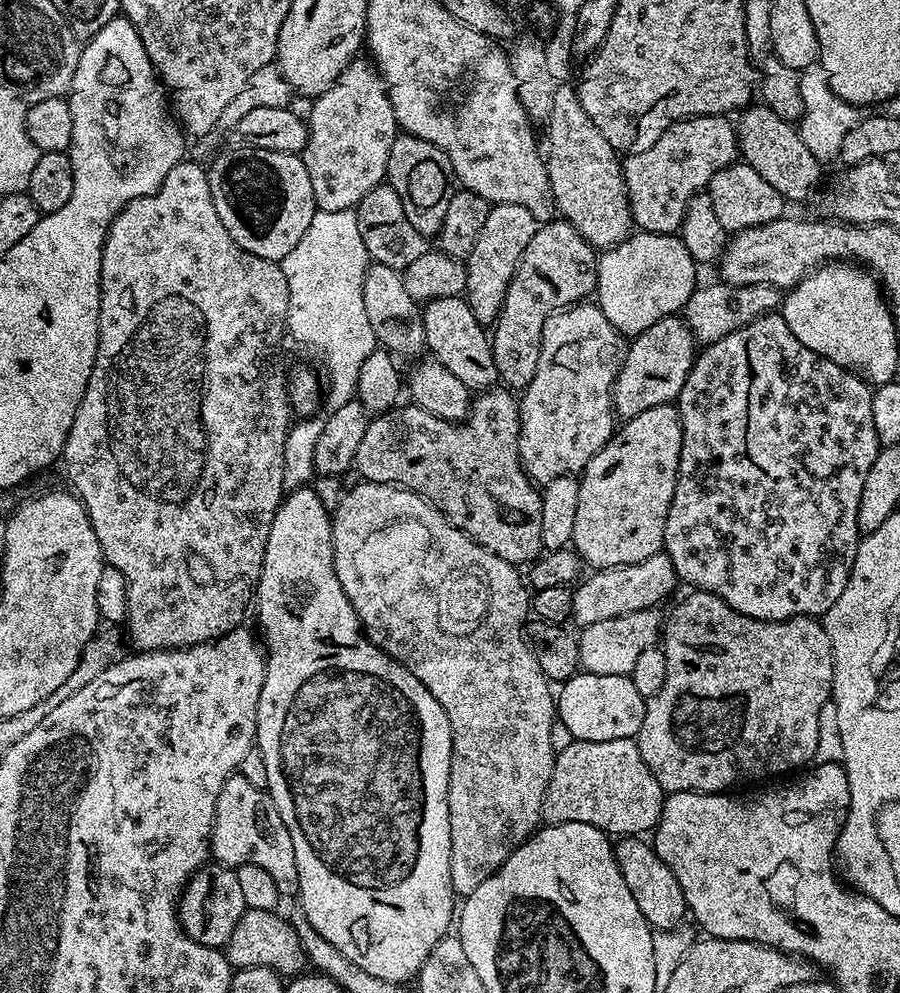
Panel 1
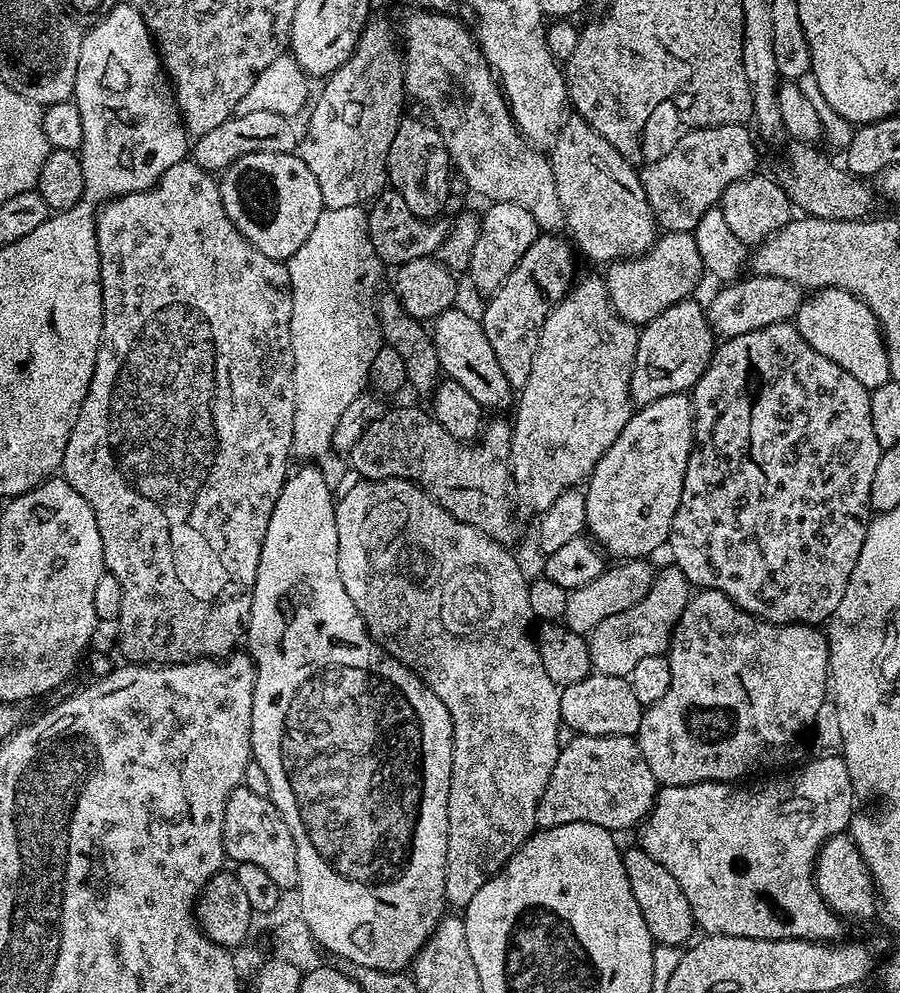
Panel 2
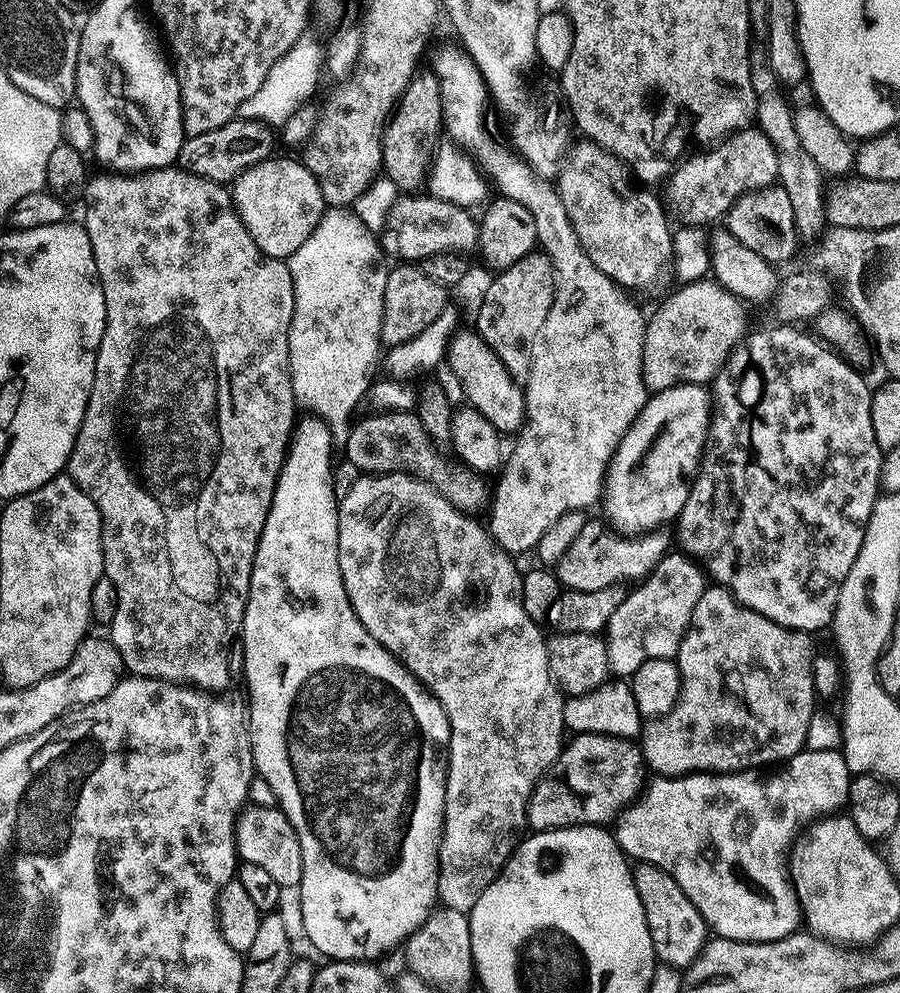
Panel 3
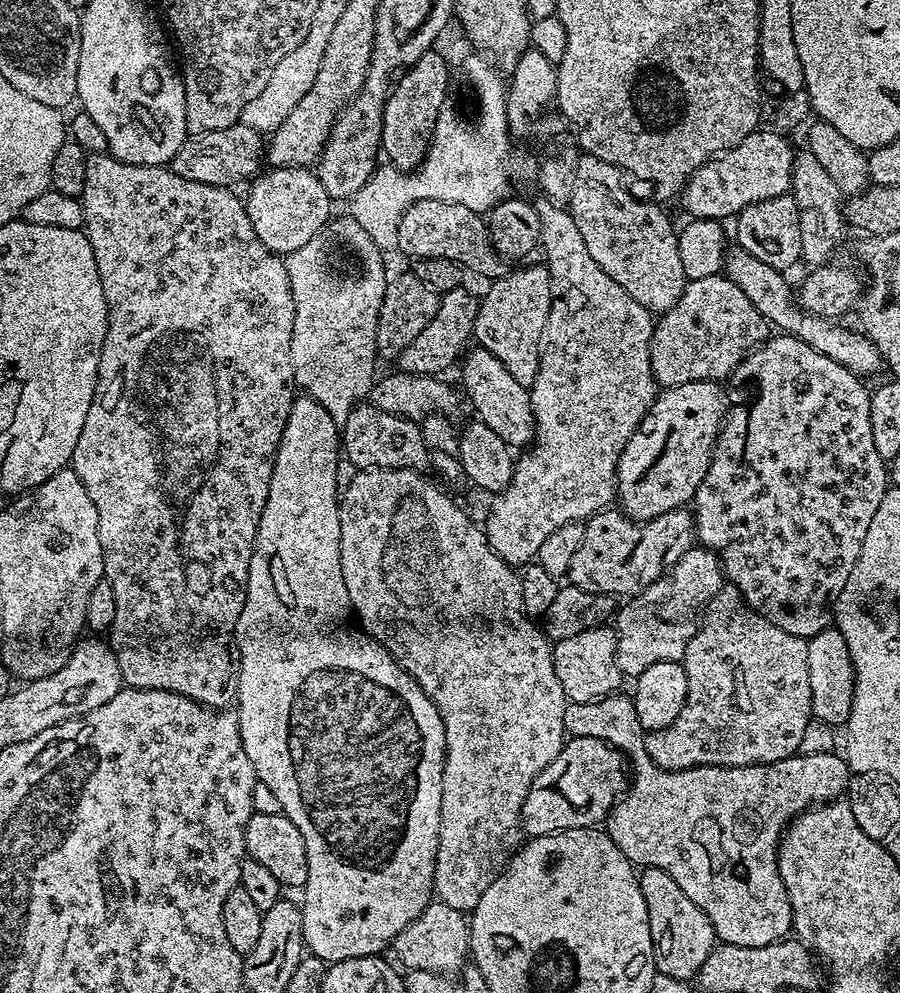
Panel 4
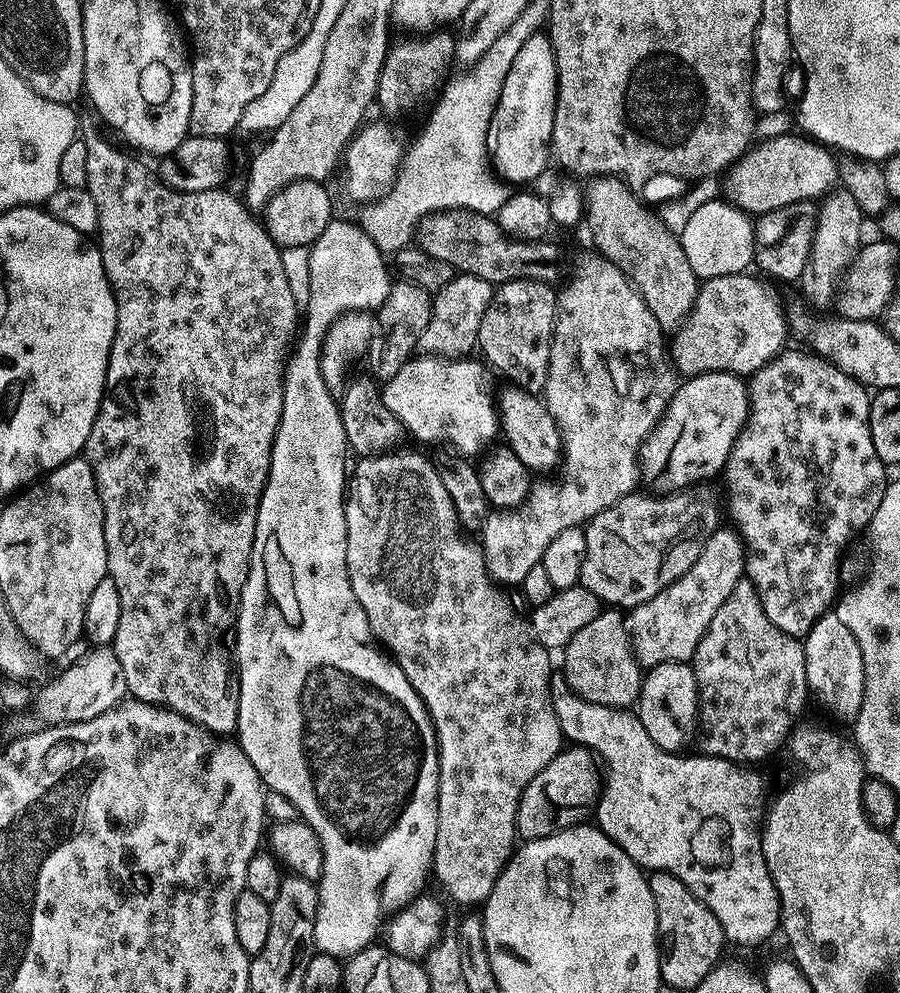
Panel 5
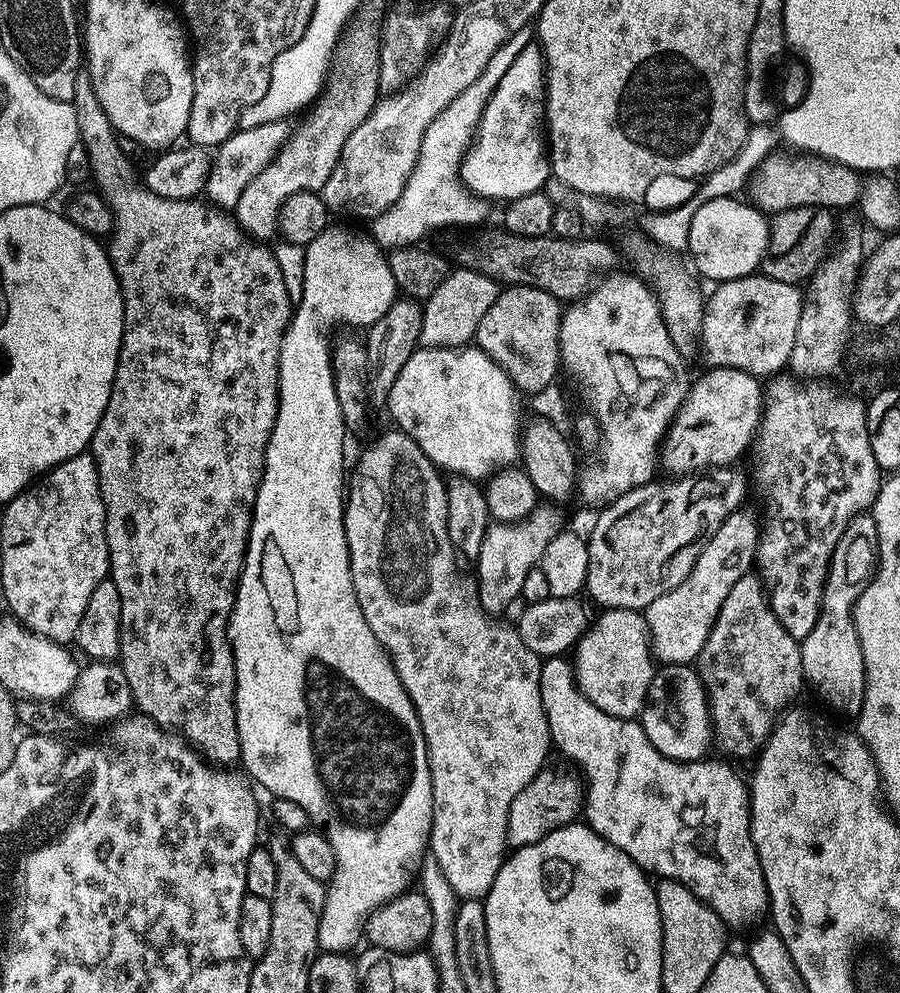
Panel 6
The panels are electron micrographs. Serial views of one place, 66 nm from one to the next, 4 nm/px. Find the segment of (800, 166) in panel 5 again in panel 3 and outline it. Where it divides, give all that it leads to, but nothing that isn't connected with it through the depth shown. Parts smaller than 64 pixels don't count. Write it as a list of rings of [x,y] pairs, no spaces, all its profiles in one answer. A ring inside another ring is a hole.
[[[755,126],[744,128],[741,132],[733,132],[731,136],[719,141],[715,146],[700,151],[704,152],[698,153],[697,156],[690,157],[691,155],[689,155],[687,158],[681,159],[673,167],[663,185],[665,188],[664,192],[662,191],[662,203],[669,217],[677,225],[690,228],[700,228],[705,226],[704,224],[715,225],[719,221],[716,220],[719,216],[720,219],[727,217],[732,204],[743,192],[751,192],[753,188],[766,188],[777,183],[778,154],[774,150],[774,146],[770,146],[770,138],[766,138],[766,134],[762,134],[760,129]]]

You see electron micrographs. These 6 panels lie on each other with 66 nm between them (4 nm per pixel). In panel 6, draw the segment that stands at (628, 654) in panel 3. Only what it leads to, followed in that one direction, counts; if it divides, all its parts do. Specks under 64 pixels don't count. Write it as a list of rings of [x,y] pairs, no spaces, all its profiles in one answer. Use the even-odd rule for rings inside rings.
[[[733,512],[714,538],[710,538],[688,577],[674,586],[674,590],[662,594],[662,598],[654,598],[654,602],[643,609],[650,652],[661,665],[691,665],[699,657],[718,618],[718,610],[722,610],[722,602],[726,602],[726,594],[734,590],[734,582],[738,582],[738,578],[749,575],[756,558],[758,526],[743,512]]]

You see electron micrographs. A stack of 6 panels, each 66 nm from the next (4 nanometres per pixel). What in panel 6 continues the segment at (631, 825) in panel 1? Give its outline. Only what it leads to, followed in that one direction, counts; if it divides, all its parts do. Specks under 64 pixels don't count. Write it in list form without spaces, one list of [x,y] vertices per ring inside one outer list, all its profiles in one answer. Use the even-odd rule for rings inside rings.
[[[552,766],[545,767],[533,780],[525,786],[522,794],[514,798],[510,806],[508,819],[508,842],[513,849],[525,848],[542,838],[546,838],[554,830],[565,828],[573,823],[576,816],[581,815],[586,804],[586,788],[572,772],[555,772]]]

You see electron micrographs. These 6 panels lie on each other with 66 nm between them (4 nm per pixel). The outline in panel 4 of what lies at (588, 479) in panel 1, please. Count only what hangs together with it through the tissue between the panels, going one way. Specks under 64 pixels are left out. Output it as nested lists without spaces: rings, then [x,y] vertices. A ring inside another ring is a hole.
[[[695,380],[677,388],[663,389],[657,395],[656,401],[634,430],[630,442],[626,442],[616,467],[616,495],[625,516],[637,522],[653,520],[673,512],[675,508],[685,507],[695,497],[702,478],[706,478],[708,473],[712,449],[716,447],[720,426],[730,407],[730,400],[724,397],[720,387],[714,380]]]

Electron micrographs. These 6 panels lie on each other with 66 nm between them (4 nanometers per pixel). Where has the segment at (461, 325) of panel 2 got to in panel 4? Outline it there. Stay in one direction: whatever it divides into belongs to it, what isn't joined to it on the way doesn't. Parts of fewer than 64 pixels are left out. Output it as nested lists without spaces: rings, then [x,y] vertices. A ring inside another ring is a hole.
[[[479,346],[469,347],[463,353],[459,368],[460,380],[478,419],[486,422],[486,426],[490,426],[490,430],[494,430],[494,434],[498,434],[498,438],[505,440],[513,449],[520,450],[530,444],[536,435],[531,391],[514,382],[510,370],[506,370],[506,366],[502,366],[490,350]]]

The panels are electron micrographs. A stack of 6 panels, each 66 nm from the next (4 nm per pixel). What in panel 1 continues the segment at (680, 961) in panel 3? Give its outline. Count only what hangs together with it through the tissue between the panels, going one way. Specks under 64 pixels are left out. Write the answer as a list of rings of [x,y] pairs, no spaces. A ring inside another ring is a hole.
[[[626,836],[615,841],[616,861],[618,870],[622,870],[622,878],[626,878],[626,886],[630,886],[630,894],[634,894],[634,902],[638,902],[638,910],[642,910],[642,918],[651,924],[653,929],[674,928],[686,916],[684,895],[678,886],[678,878],[658,858],[655,848],[647,839]]]

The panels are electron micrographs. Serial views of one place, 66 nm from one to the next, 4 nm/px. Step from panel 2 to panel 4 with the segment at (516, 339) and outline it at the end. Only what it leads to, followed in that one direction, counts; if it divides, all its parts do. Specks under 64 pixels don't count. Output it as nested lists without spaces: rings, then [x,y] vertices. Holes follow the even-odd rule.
[[[543,263],[527,264],[513,267],[516,268],[513,272],[512,269],[505,271],[504,275],[495,277],[489,283],[492,285],[484,300],[482,296],[476,310],[474,340],[479,347],[490,350],[490,354],[494,354],[494,358],[510,370],[514,382],[531,389],[538,374],[542,330],[552,305],[552,279]]]

